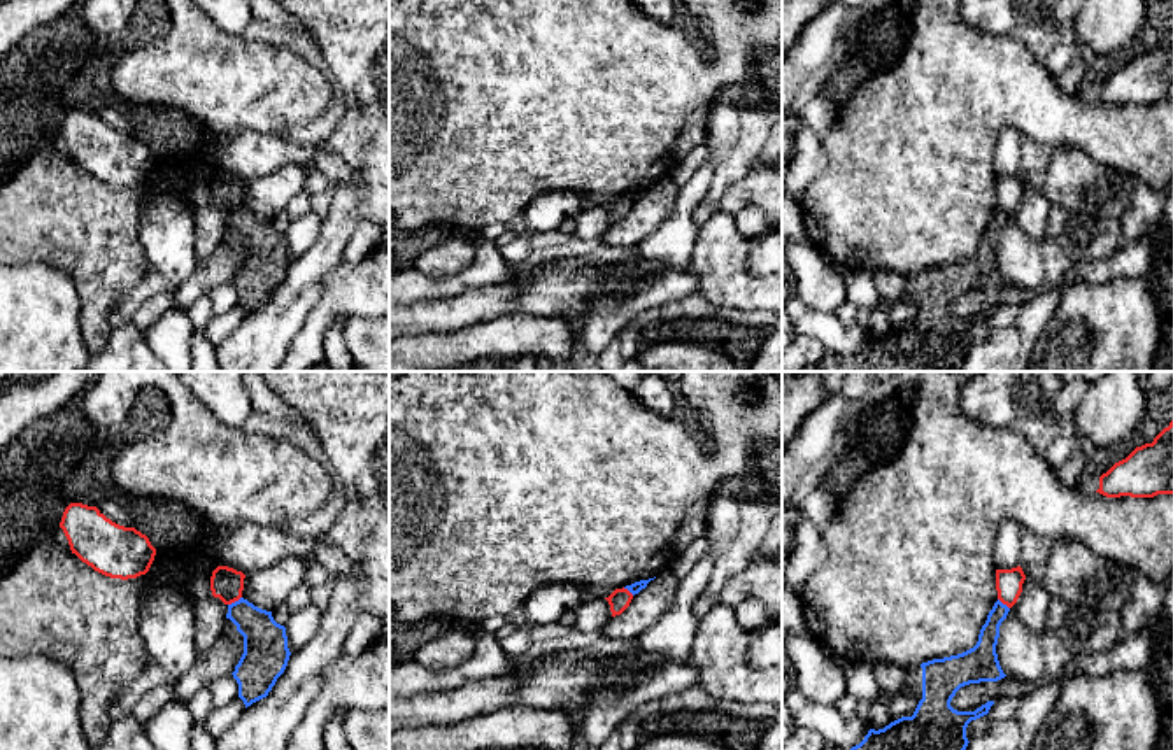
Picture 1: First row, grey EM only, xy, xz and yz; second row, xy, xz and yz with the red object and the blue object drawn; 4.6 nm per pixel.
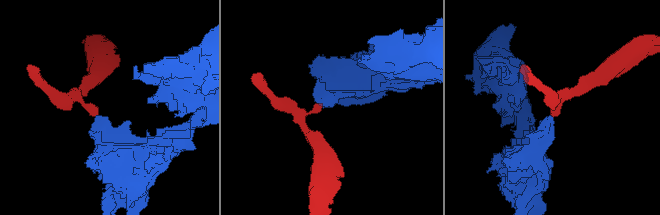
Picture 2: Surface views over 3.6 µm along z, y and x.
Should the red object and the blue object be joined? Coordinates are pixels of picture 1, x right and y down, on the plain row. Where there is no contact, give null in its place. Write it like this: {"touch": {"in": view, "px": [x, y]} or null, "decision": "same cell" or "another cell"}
{"touch": {"in": "xy", "px": [234, 209]}, "decision": "another cell"}

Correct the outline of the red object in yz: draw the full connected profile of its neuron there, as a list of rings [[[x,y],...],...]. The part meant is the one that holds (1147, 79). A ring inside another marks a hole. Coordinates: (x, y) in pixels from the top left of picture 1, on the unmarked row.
[[[1173,28],[1152,51],[1136,54],[1103,81],[1096,100],[1106,105],[1173,102]]]

